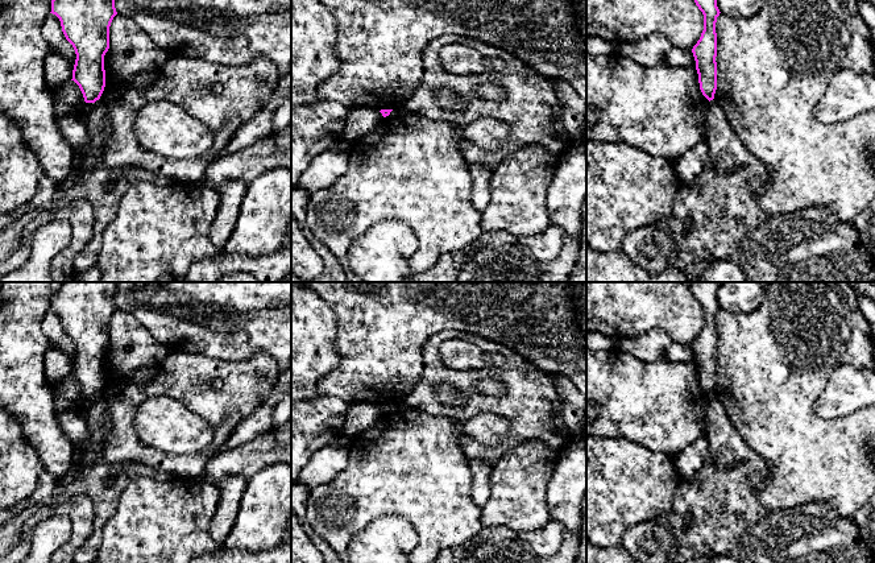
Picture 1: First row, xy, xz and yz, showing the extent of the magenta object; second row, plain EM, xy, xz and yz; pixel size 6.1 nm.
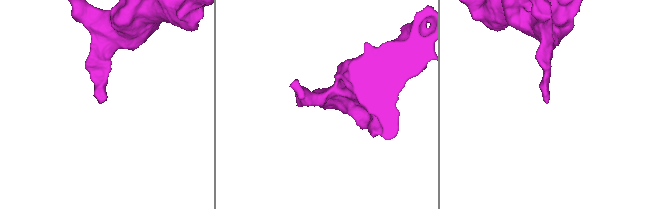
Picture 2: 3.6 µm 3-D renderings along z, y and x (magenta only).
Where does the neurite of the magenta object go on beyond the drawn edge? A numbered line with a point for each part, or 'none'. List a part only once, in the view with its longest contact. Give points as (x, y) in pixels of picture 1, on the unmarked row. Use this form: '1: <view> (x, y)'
none

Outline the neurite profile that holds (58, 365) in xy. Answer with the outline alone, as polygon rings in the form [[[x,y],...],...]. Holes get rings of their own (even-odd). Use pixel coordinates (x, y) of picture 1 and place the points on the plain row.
[[[49,344],[45,353],[45,377],[50,385],[55,385],[72,374],[72,360],[69,355]]]

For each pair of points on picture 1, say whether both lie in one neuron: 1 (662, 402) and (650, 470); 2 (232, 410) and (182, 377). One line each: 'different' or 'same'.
1: different
2: same

